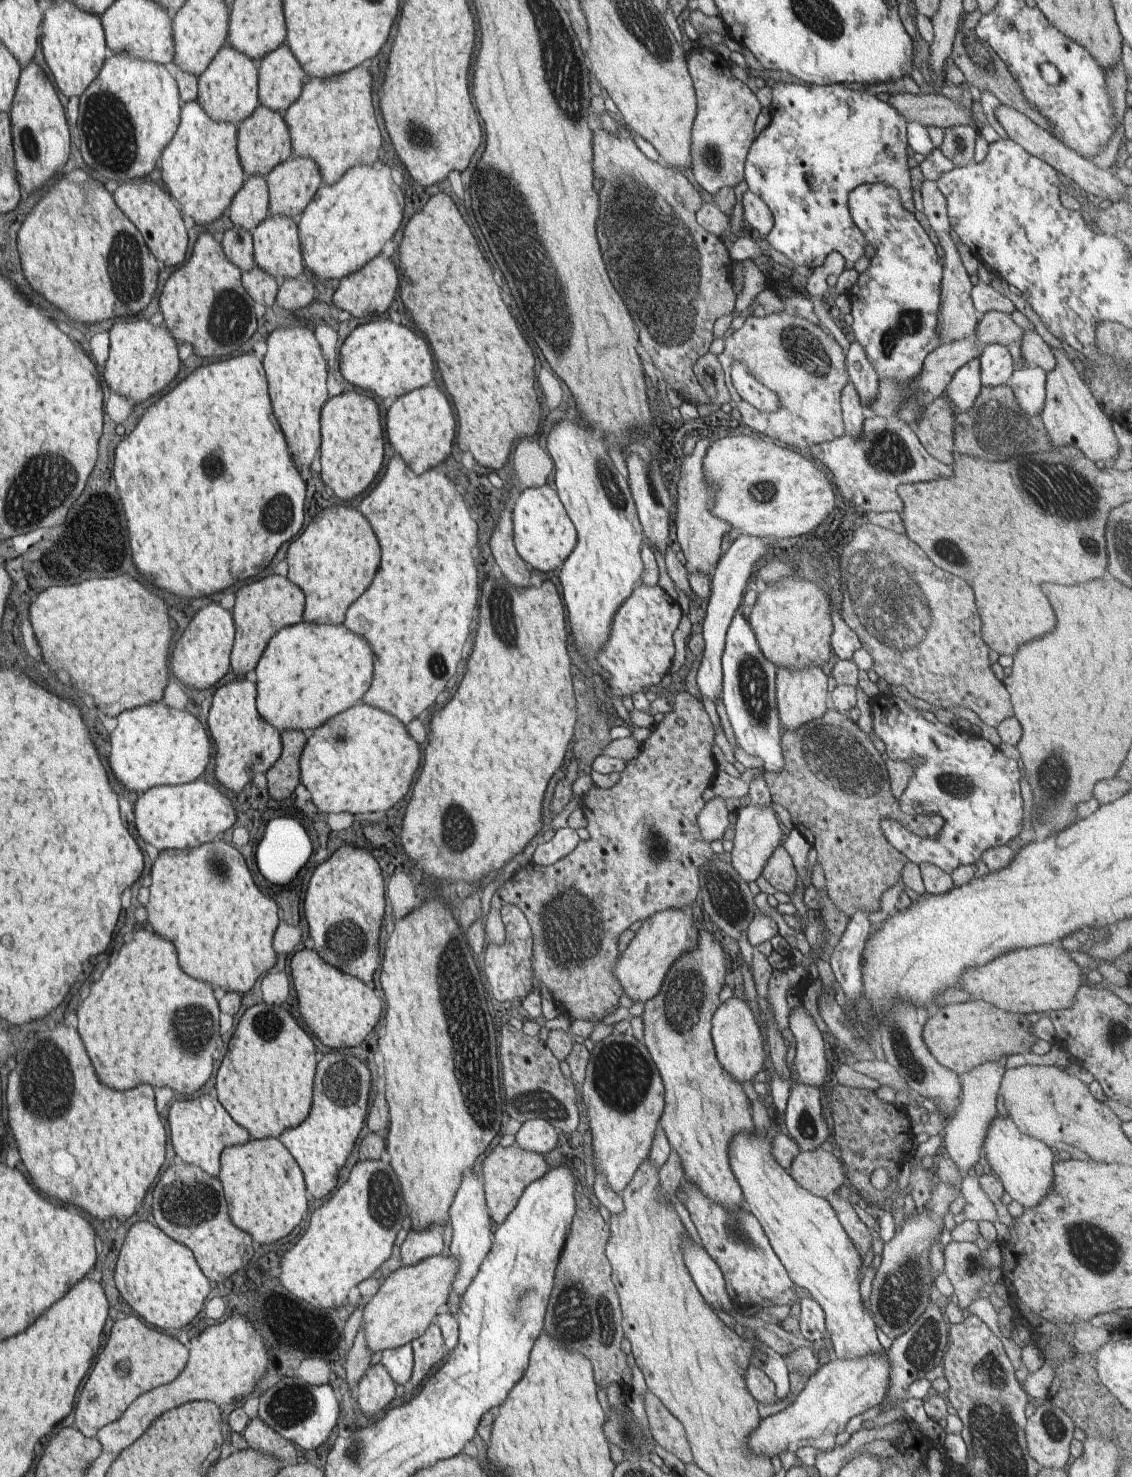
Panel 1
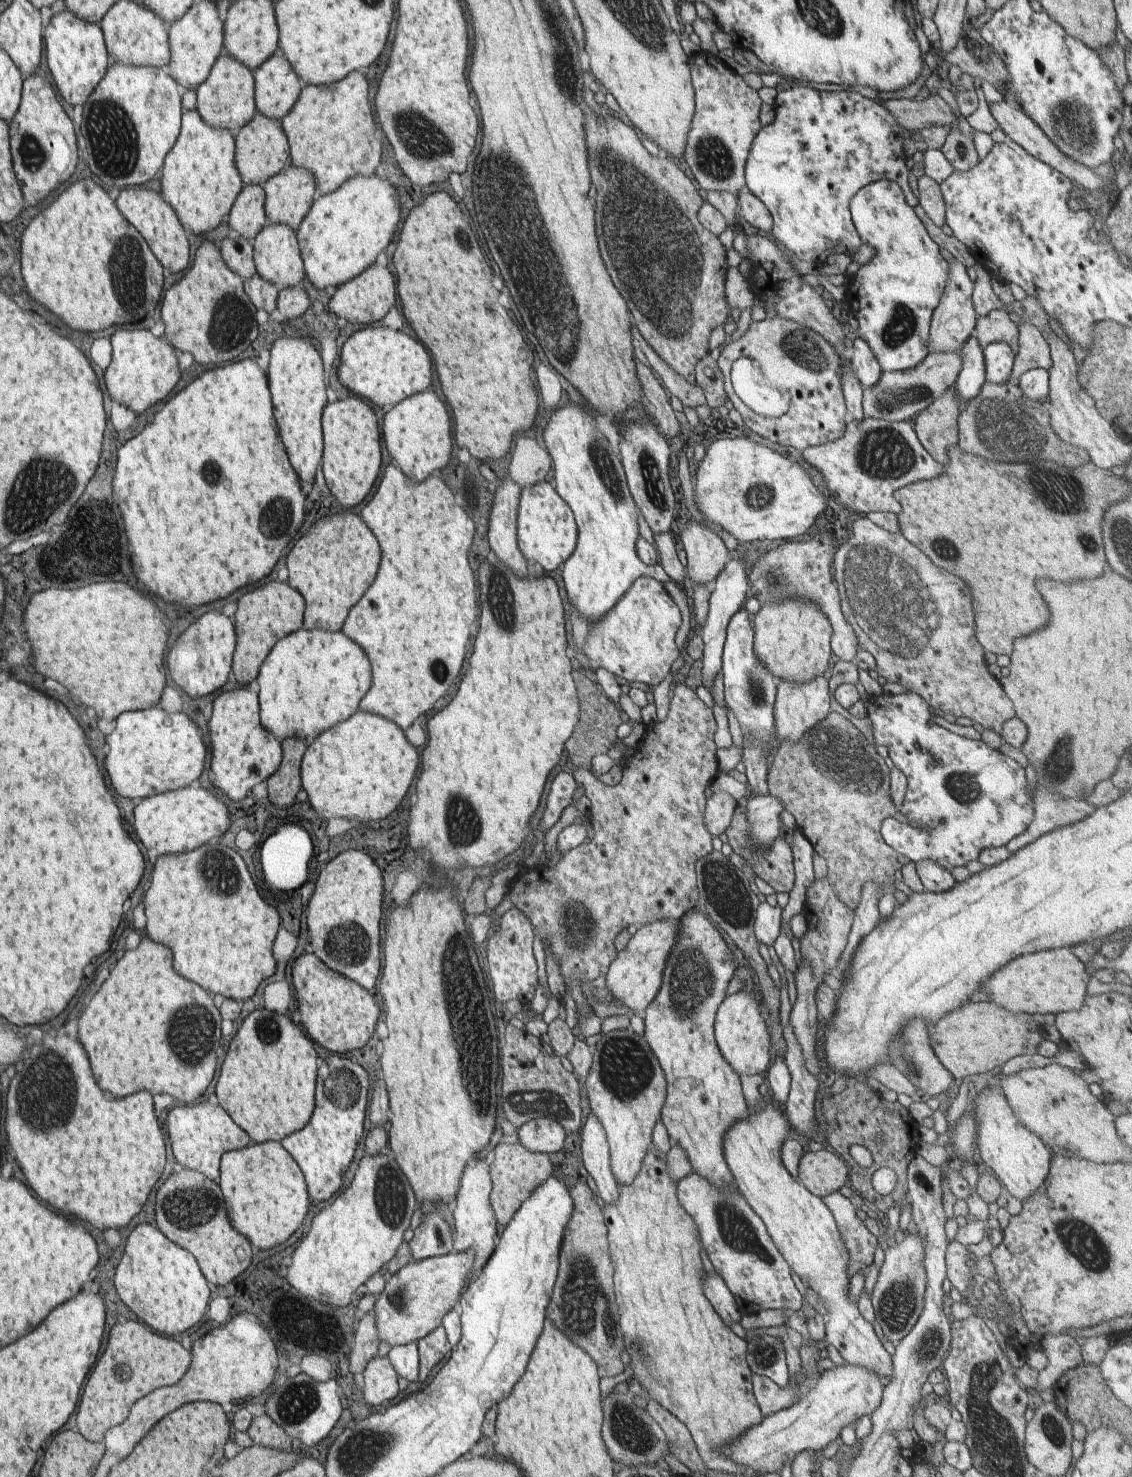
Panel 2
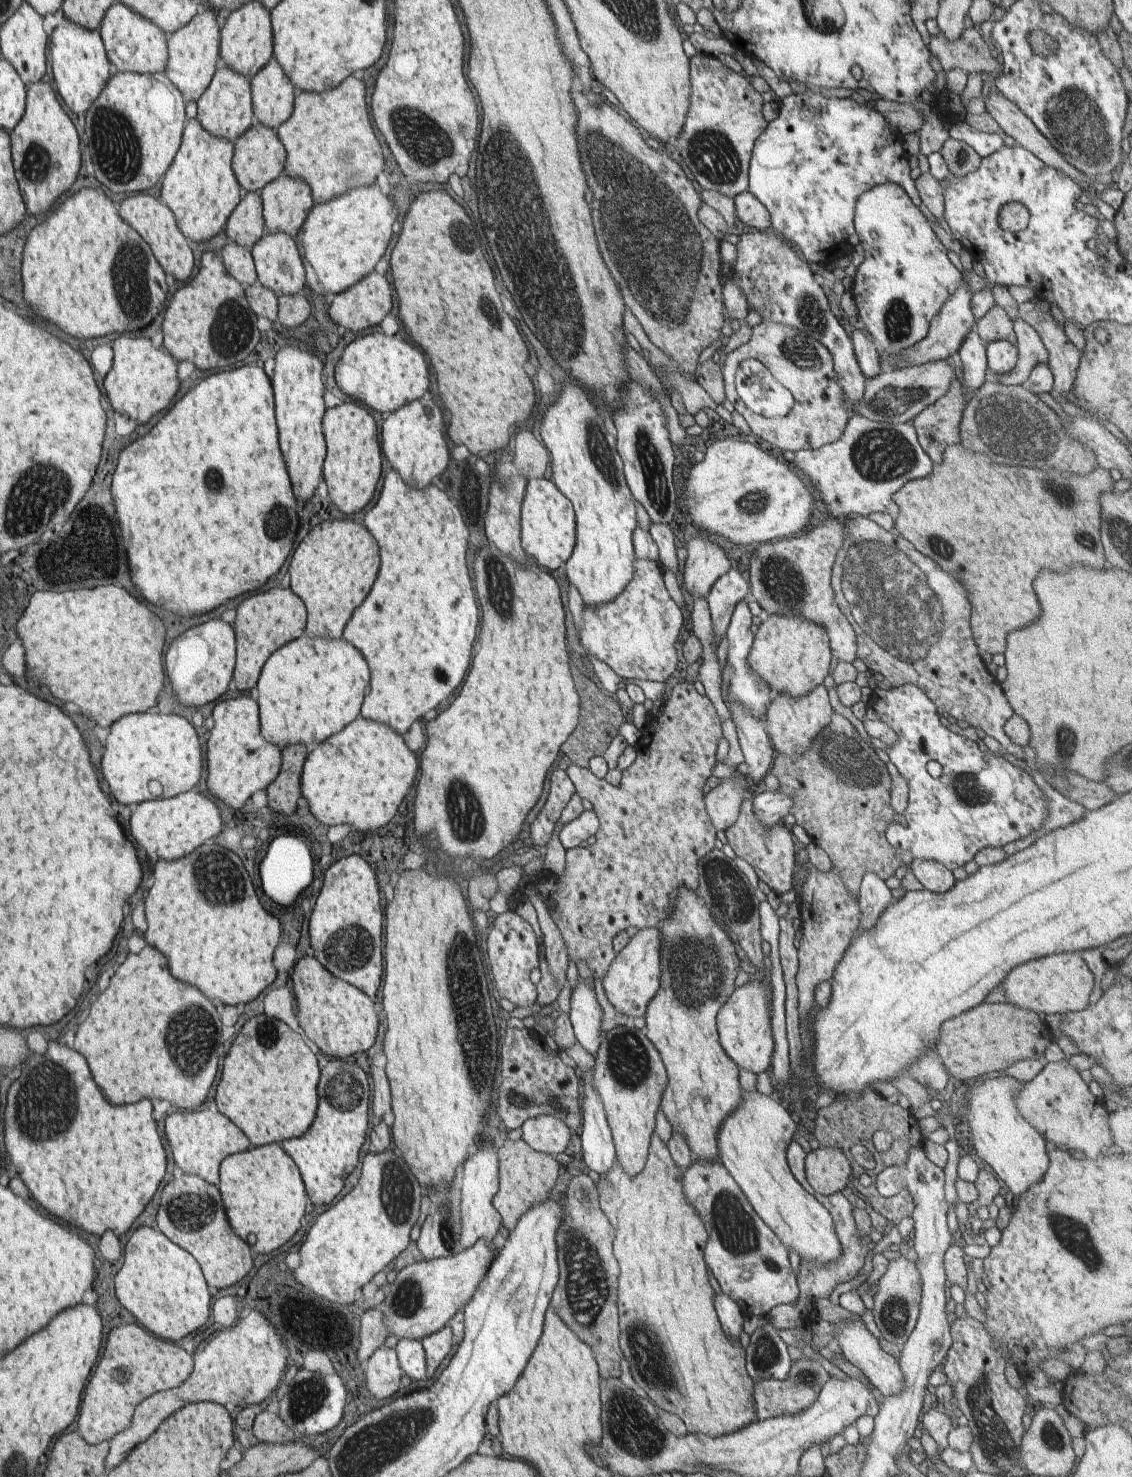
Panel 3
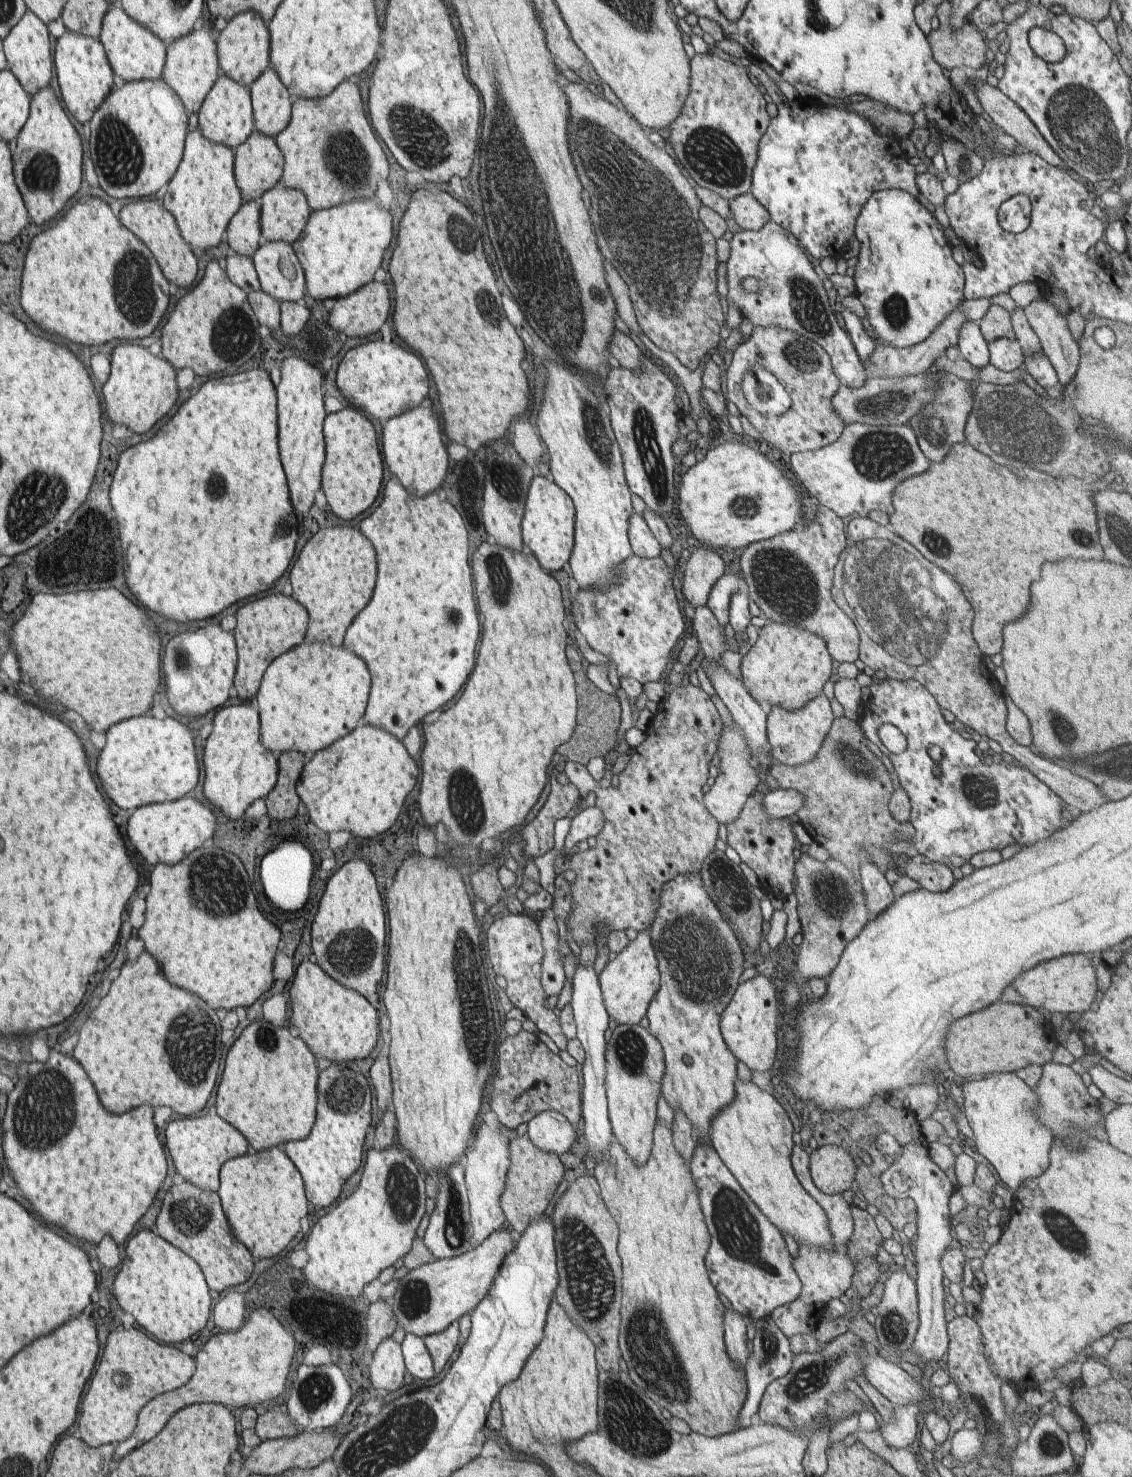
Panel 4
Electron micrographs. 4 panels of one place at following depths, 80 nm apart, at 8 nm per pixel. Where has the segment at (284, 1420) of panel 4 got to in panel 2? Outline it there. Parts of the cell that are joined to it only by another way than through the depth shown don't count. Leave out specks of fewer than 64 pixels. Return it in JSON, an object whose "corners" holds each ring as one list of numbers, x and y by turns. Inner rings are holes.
{"corners":[[266,1412,253,1417,247,1432,256,1445,285,1451,291,1449,291,1436]]}

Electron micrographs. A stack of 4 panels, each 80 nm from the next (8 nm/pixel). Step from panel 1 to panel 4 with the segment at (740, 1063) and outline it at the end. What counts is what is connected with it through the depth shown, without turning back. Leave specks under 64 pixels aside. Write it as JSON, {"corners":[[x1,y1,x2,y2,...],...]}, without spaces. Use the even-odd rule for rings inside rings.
{"corners":[[759,974,738,985,732,1000,721,1014,719,1027,723,1039,732,1054,750,1070,766,1072,777,1069,777,1034,783,1016,781,994,770,978]]}

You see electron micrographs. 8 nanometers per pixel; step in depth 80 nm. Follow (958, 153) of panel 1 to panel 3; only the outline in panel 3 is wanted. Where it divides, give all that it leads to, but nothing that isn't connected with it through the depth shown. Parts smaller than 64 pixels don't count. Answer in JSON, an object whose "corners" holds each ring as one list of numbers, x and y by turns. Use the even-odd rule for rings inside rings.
{"corners":[[948,137,939,152,949,171,955,177,963,177,974,172,981,163,981,156,967,143]]}

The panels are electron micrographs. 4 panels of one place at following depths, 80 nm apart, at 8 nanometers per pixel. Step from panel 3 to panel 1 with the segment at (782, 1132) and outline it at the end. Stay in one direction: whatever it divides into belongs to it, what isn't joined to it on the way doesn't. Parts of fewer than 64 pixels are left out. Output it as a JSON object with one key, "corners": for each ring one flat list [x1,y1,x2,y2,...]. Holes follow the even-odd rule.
{"corners":[[771,1120,771,1128,767,1129,766,1132,759,1135,756,1133,754,1128,754,1133,738,1133,736,1136,731,1138,729,1144,729,1161,731,1169,733,1170,734,1176,741,1186,745,1207,760,1221,766,1236,771,1242,771,1247,774,1252,778,1255,778,1258,782,1261,782,1264,786,1267,790,1278,794,1281,794,1284,802,1286,810,1292,813,1299,822,1307,825,1314,825,1325,830,1337,830,1344,834,1349,834,1352,838,1359,855,1359,860,1357,867,1357,868,1355,882,1355,883,1348,878,1341,878,1332,876,1332,876,1323,874,1319,868,1315,867,1310,862,1306,862,1296,860,1296,860,1268,862,1266,862,1257,859,1255,859,1250,855,1245,852,1244,848,1233,844,1230,842,1223,838,1220,836,1211,832,1207,832,1201,828,1199,823,1199,822,1197,813,1195,809,1190,802,1188,794,1179,793,1176,778,1164,778,1161,774,1158,772,1154,772,1141,774,1136,780,1132,780,1126,778,1126,774,1120]]}

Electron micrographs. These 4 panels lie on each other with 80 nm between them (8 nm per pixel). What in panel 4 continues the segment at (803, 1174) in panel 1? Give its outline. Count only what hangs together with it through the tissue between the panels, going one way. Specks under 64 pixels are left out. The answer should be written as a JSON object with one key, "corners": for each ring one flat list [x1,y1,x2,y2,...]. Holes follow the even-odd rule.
{"corners":[[822,1145,810,1156,811,1177,823,1193,837,1195,851,1188,856,1180,857,1164,845,1148]]}

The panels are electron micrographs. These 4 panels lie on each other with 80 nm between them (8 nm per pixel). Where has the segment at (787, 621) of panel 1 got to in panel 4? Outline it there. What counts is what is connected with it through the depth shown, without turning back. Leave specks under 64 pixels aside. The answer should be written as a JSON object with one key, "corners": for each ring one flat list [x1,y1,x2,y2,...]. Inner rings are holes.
{"corners":[[767,621,767,625,759,629,756,643,744,651,741,680,756,702,765,702,767,710,782,707,797,711,823,694,824,685,832,676,832,661,826,643,819,636,800,627]]}

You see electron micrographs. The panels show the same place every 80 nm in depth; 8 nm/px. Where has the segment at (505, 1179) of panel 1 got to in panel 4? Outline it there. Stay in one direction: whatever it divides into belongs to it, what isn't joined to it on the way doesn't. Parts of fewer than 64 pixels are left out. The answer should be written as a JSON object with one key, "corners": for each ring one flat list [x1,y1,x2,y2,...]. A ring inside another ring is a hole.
{"corners":[[526,1134,510,1141,511,1165,500,1197,500,1204,506,1217,506,1224,516,1236,524,1234,532,1221,539,1221,544,1210,552,1204,552,1198,562,1179,569,1177,556,1153,539,1149]]}

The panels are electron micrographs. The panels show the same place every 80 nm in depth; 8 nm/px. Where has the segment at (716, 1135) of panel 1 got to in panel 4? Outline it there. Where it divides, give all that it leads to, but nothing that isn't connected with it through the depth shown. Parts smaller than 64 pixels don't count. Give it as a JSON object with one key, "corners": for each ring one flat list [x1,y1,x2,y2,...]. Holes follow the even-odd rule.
{"corners":[[700,873,679,874,676,878,668,881,663,886,661,893,659,894,659,906,649,928,649,935,653,942,654,952,657,954,661,980,660,988,656,991,654,998,650,1001,649,1007,647,1008,647,1017,649,1020,648,1029,653,1036,660,1041,665,1056,665,1071,661,1082,661,1092,665,1096,665,1099,671,1104,673,1110,683,1110,685,1115,691,1120,695,1135,697,1136,697,1142,708,1143,711,1145,711,1140,709,1138,709,1126,711,1120,715,1117,716,1113,721,1111,723,1106,732,1102,735,1095,735,1082,738,1080,736,1074,736,1072,738,1072,736,1069,736,1066,738,1066,738,1059,732,1054,732,1051,728,1048,726,1041,723,1039,719,1022,721,1014,726,1010,726,1006,728,1006,728,1003,732,1000,732,997,738,988,740,976,742,976,742,972,745,970,744,955,740,948,740,943,738,943,738,937,729,922,720,912,720,909,716,906,714,899,708,894,706,885,704,884]]}

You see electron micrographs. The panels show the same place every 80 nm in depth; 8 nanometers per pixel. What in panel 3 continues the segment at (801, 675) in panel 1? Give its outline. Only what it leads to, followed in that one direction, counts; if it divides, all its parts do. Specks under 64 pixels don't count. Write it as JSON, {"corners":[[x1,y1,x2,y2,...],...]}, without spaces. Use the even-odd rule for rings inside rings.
{"corners":[[822,684,803,697,795,699,785,693,774,695,766,712,766,731,776,754,799,757,812,741,827,728,833,715,833,698]]}

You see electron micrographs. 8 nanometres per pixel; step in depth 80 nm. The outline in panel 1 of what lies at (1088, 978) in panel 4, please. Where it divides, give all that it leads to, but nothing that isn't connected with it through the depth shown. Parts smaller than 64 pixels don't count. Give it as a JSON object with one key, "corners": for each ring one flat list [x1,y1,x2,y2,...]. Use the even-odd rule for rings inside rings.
{"corners":[[1052,943,1010,951,984,966,968,969,961,977,962,990,1011,1013,1048,1014,1067,1009,1077,997,1082,984,1082,969,1062,946]]}

